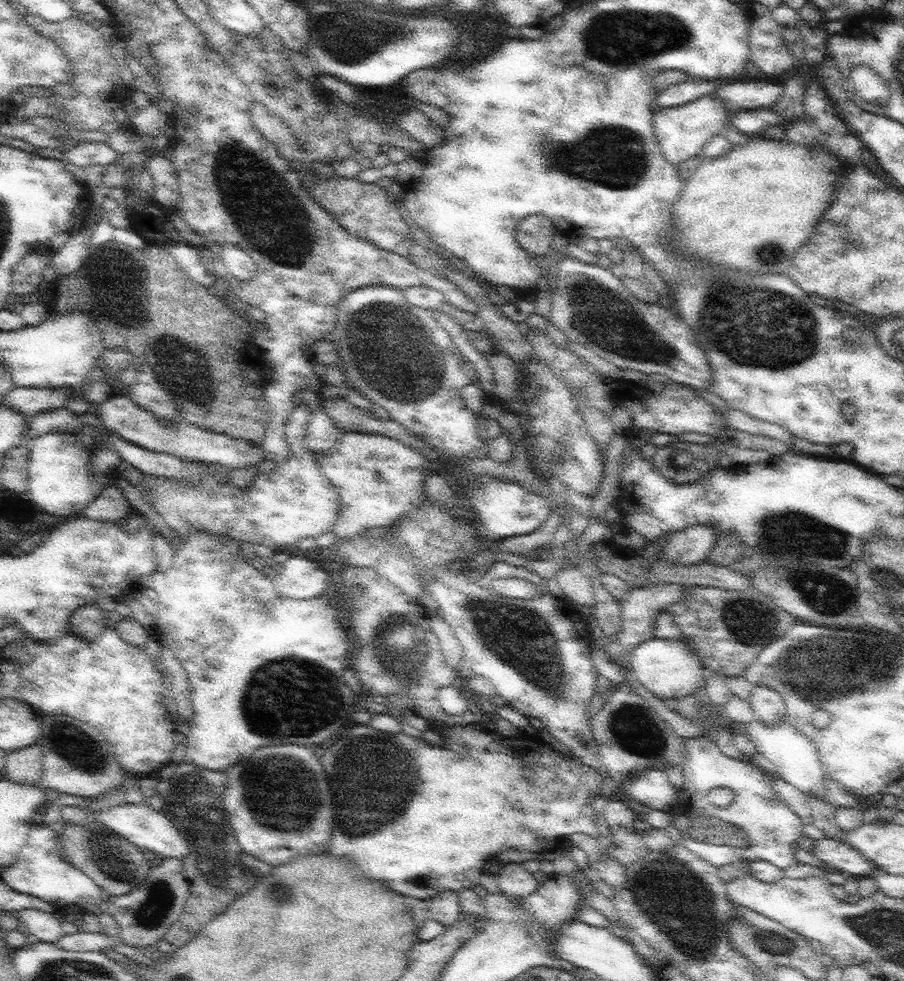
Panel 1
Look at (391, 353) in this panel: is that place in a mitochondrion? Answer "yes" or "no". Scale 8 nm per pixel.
yes

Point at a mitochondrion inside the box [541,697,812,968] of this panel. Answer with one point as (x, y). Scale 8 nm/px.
(664, 883)

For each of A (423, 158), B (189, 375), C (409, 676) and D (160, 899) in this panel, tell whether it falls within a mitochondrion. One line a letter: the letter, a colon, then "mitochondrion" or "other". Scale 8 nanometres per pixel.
A: other
B: mitochondrion
C: mitochondrion
D: mitochondrion

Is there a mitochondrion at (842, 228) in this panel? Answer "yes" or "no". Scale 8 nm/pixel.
yes

